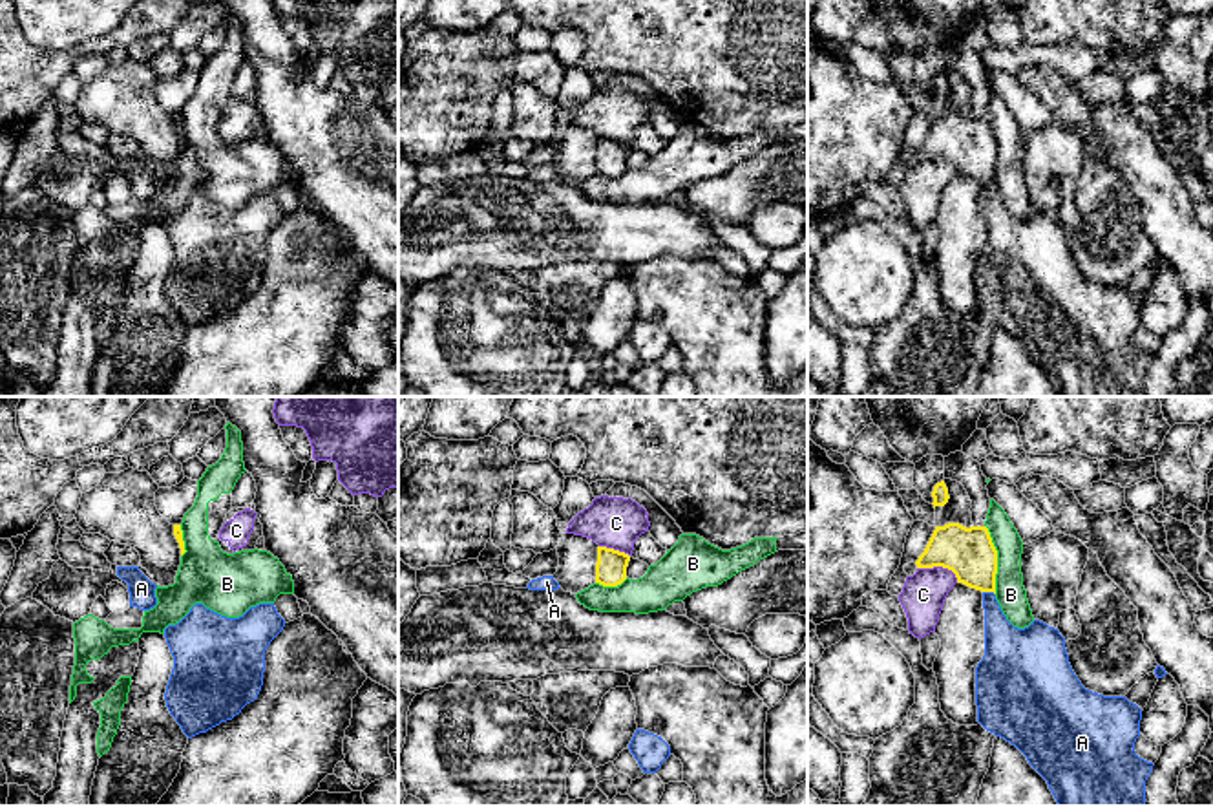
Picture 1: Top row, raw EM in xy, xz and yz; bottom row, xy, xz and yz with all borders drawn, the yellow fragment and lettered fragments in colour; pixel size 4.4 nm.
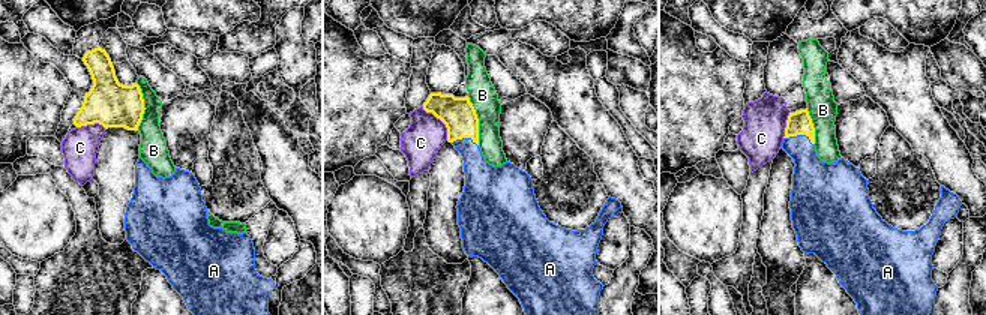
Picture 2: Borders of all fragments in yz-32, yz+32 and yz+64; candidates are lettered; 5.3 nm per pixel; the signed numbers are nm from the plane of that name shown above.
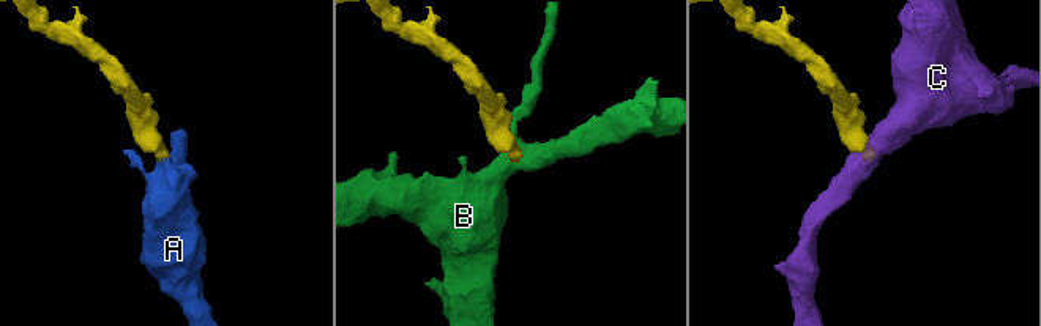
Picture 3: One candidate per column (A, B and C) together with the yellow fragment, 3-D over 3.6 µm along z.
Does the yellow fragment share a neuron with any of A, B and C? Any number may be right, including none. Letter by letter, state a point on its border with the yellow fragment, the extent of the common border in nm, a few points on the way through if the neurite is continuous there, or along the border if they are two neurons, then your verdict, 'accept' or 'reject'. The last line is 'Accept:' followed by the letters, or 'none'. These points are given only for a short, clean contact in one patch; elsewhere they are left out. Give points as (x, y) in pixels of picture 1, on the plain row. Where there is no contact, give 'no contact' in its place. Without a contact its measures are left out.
A: yz (989, 181) | 60 nm | across yz (969, 143), (989, 181), (996, 218), (1005, 234) | accept
B: yz (996, 150) | 300 nm | along yz (985, 116), (996, 141), (996, 183) | reject
C: yz (939, 156) | 200 nm | reject
Accept: A

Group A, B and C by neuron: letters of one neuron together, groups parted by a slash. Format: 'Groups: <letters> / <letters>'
Groups: A / B / C

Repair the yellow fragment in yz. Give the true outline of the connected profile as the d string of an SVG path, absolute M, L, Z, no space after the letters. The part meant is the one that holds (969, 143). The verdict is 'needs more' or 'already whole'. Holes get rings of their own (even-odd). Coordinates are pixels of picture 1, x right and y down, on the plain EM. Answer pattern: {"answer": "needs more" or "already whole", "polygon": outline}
{"answer": "needs more", "polygon": "M959 113L935 117L915 155L917 159L948 159L955 164L957 174L983 183L985 247L976 258L977 313L1027 347L1028 355L1047 371L1058 397L1145 397L1145 371L1155 355L1134 342L1142 300L1125 287L1103 287L1085 280L1069 254L1065 228L1058 219L1039 210L1018 219L1007 210L996 190L997 141L988 119L966 119Z"}

